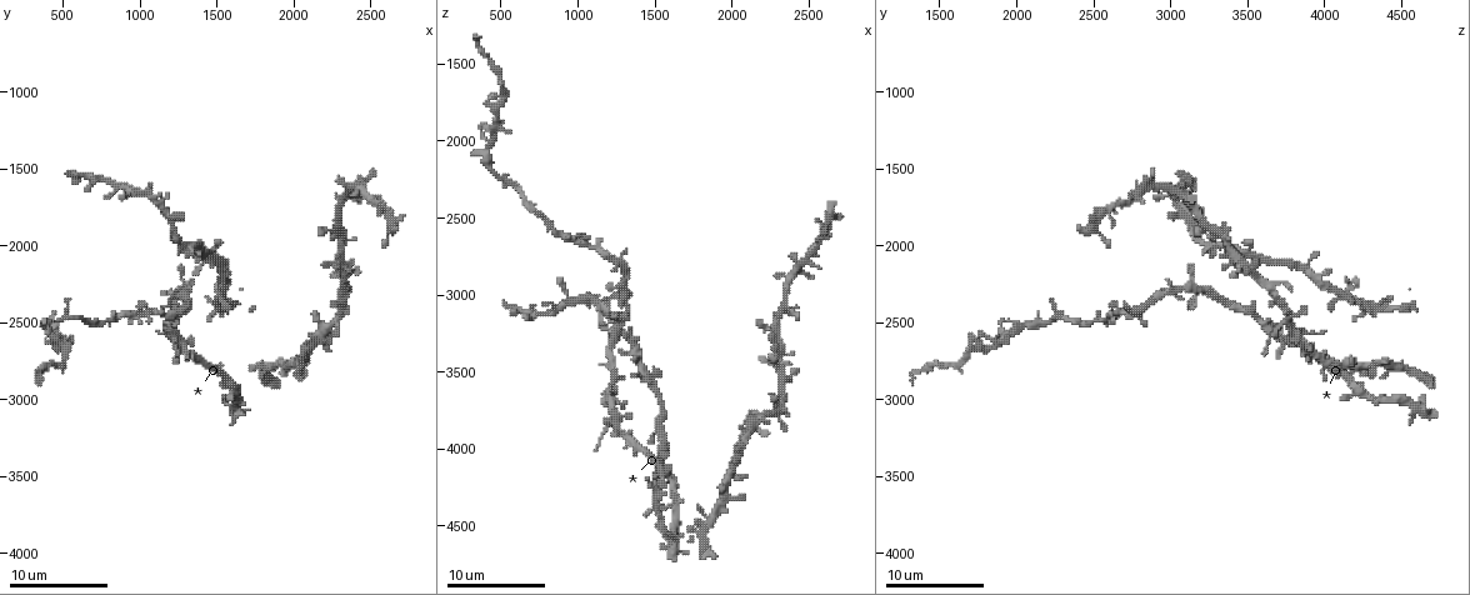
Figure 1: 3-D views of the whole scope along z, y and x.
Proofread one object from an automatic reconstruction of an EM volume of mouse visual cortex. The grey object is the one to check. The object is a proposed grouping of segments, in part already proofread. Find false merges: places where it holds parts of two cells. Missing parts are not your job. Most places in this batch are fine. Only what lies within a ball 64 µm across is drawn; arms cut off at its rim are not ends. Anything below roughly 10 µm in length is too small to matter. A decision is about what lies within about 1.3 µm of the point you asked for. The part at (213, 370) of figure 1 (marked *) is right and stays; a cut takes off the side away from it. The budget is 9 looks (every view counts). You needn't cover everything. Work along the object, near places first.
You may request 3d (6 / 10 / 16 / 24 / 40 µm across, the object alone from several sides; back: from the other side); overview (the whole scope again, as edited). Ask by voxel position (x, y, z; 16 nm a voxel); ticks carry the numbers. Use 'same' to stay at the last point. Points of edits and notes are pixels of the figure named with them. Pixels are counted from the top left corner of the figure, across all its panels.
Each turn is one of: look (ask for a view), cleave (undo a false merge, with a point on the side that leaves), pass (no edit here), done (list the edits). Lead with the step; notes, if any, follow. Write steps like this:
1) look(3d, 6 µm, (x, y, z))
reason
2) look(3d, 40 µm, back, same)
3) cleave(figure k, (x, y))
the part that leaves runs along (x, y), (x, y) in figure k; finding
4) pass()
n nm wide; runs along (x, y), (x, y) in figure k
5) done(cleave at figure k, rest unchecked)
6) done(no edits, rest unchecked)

look(3d, 10 µm, (1900, 2760, 4360))
three arms meet

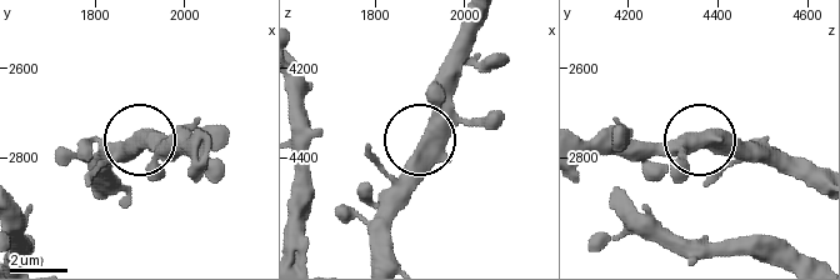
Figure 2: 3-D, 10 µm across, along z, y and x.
look(3d, 10 µm, back, (1900, 2770, 4365))

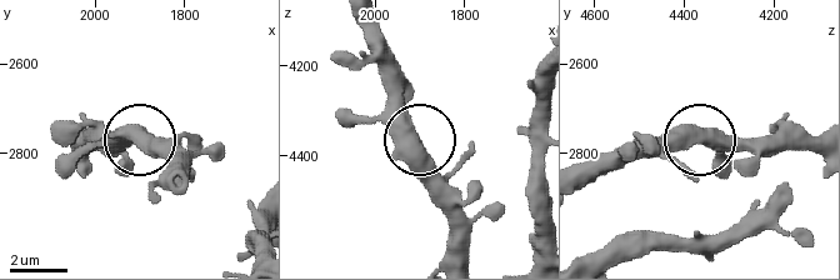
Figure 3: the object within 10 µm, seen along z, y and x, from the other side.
pass()
3 arms; continuous, no second cell

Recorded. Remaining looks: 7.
look(3d, 10 µm, (1300, 2000, 3260))
four or more arms meet

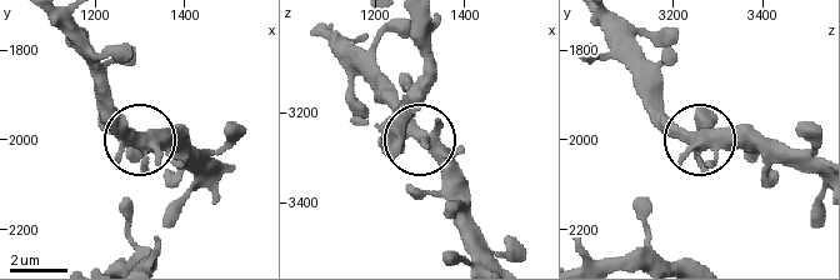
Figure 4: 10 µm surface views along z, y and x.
look(3d, 6 µm, (1295, 2000, 3255))

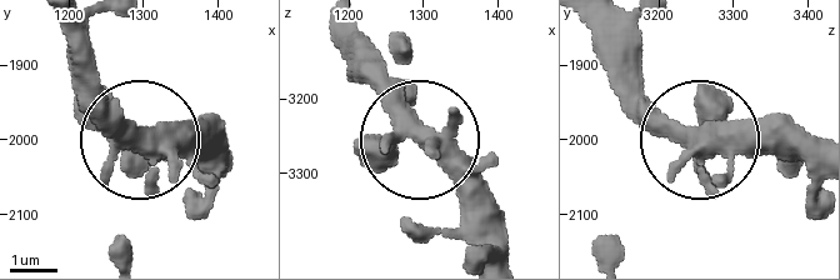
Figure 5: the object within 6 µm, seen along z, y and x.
pass()
runs along (399, 60), (448, 111), (428, 135), (355, 64) in figure 5; all the same cell

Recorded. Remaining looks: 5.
look(3d, 16 µm, (1320, 2240, 3140))
four arms meet

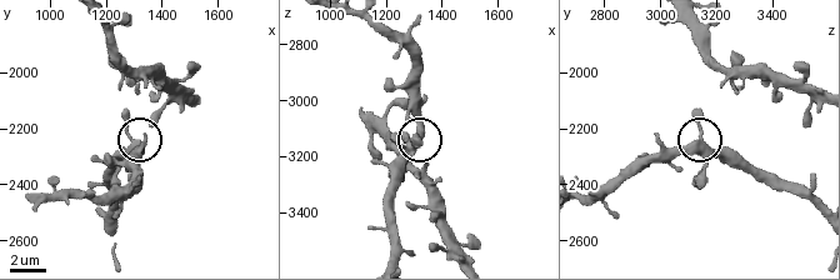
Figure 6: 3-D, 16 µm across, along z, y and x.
look(3d, 6 µm, (1300, 2240, 3130))

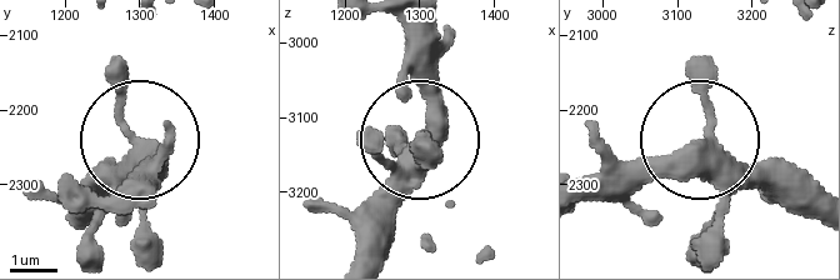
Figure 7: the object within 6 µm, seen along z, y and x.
pass()
360 nm wide; one cell here

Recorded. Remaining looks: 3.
look(3d, 10 µm, (420, 2520, 2140))
four arms meet

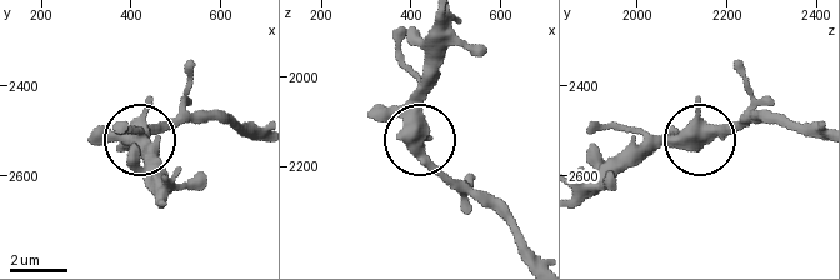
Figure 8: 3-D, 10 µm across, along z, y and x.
pass()
runs along (814, 134), (771, 120), (743, 120), (693, 141), (630, 149) in figure 8; all the same cell

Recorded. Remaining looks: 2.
done(no edits, rest unchecked)

